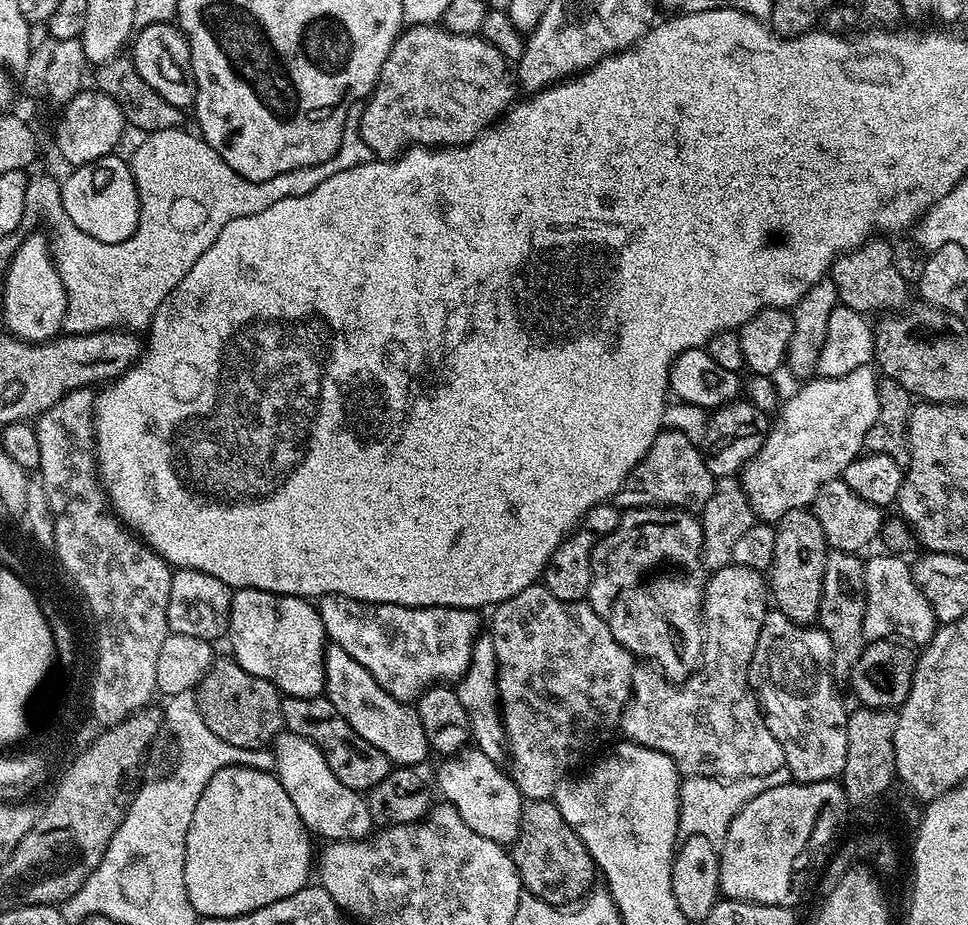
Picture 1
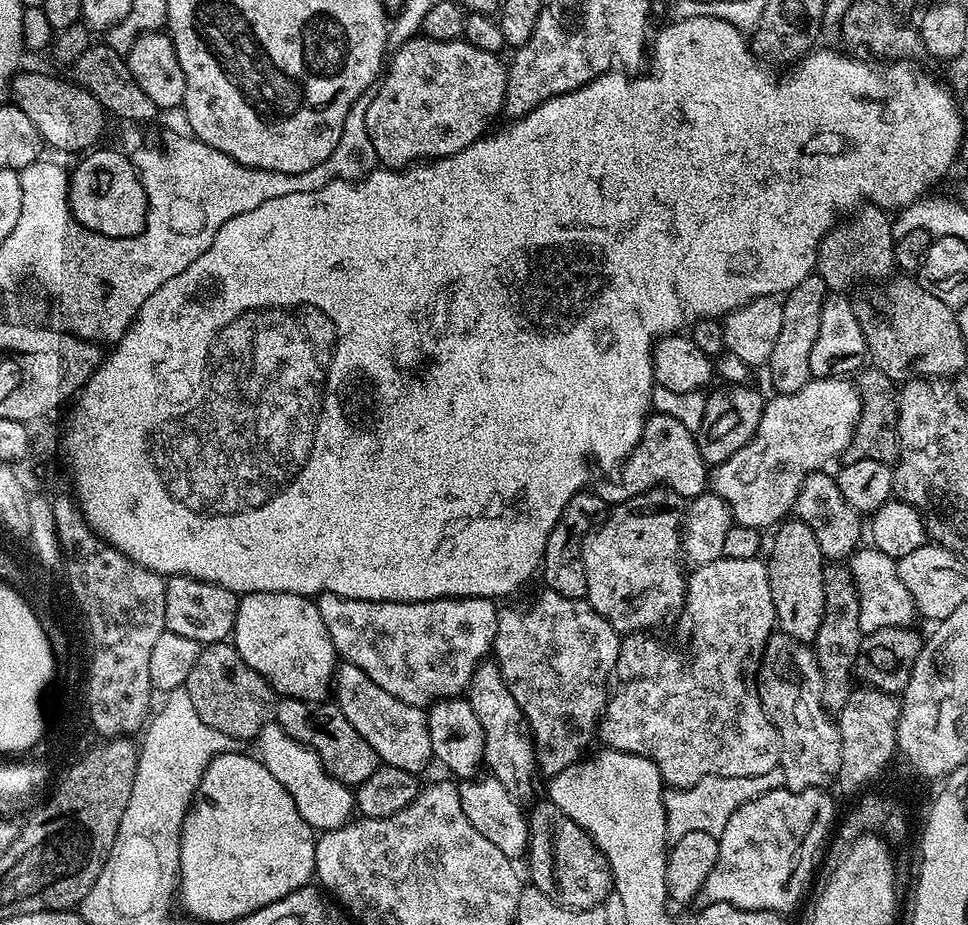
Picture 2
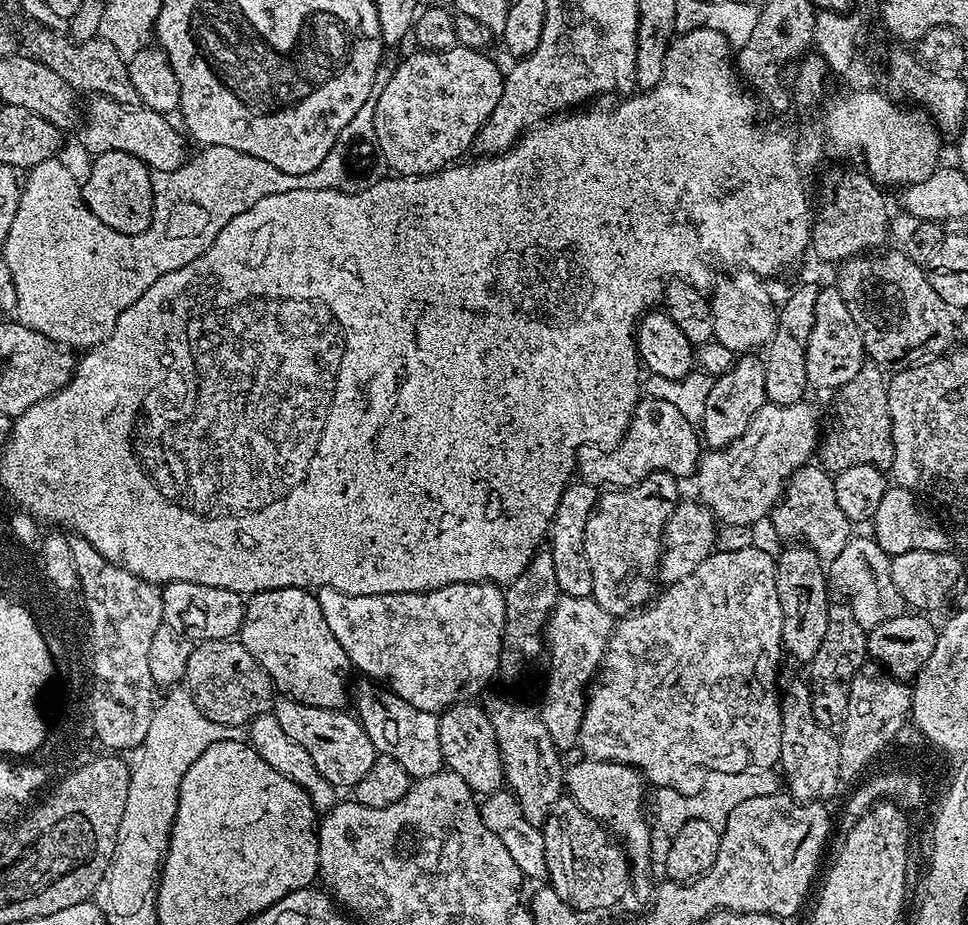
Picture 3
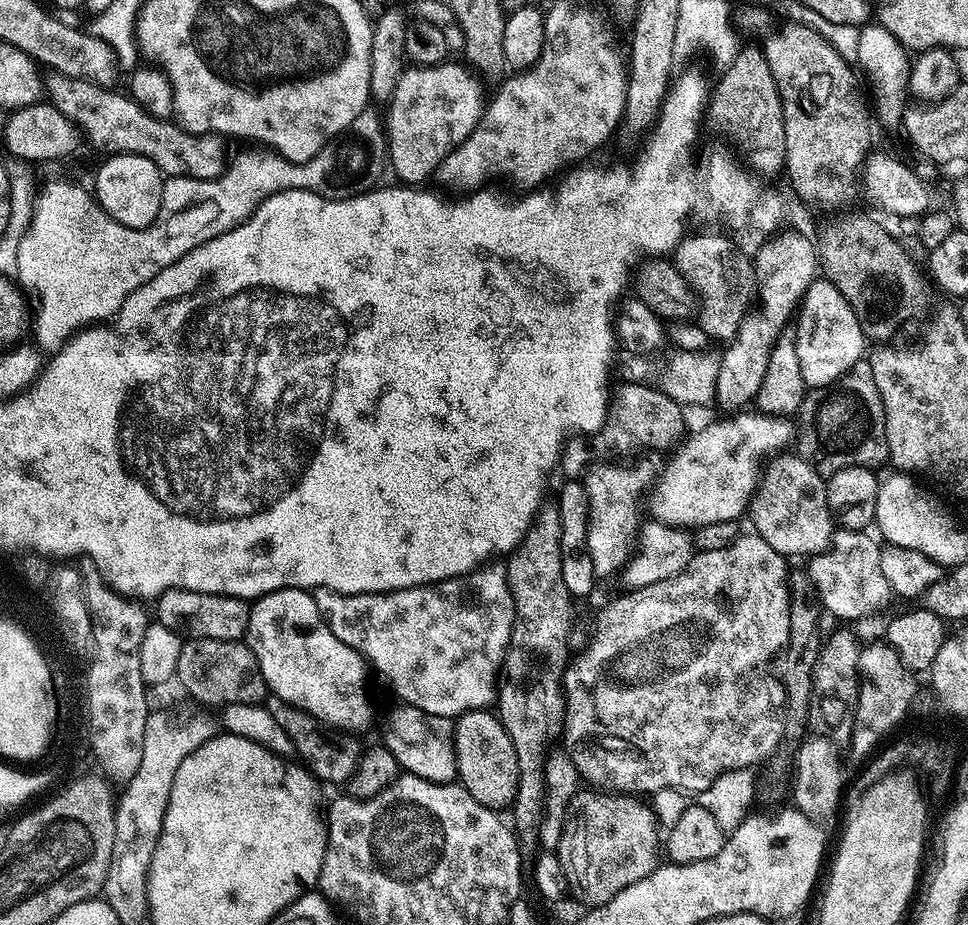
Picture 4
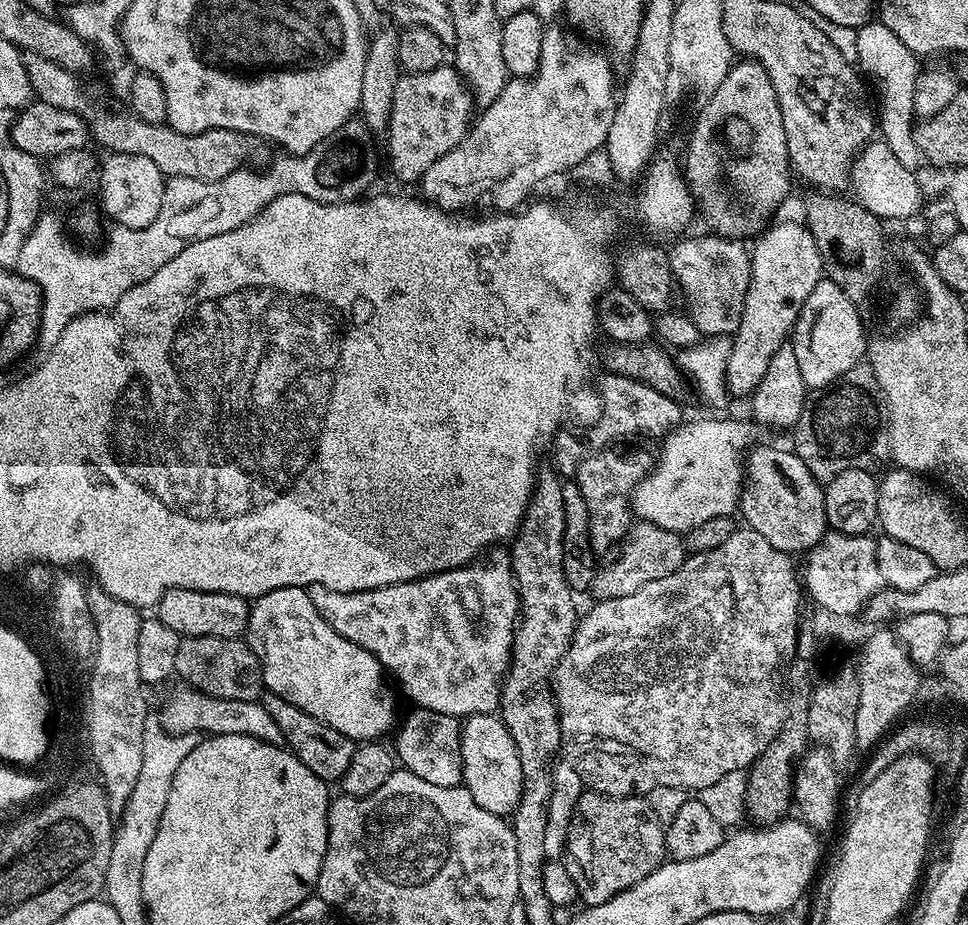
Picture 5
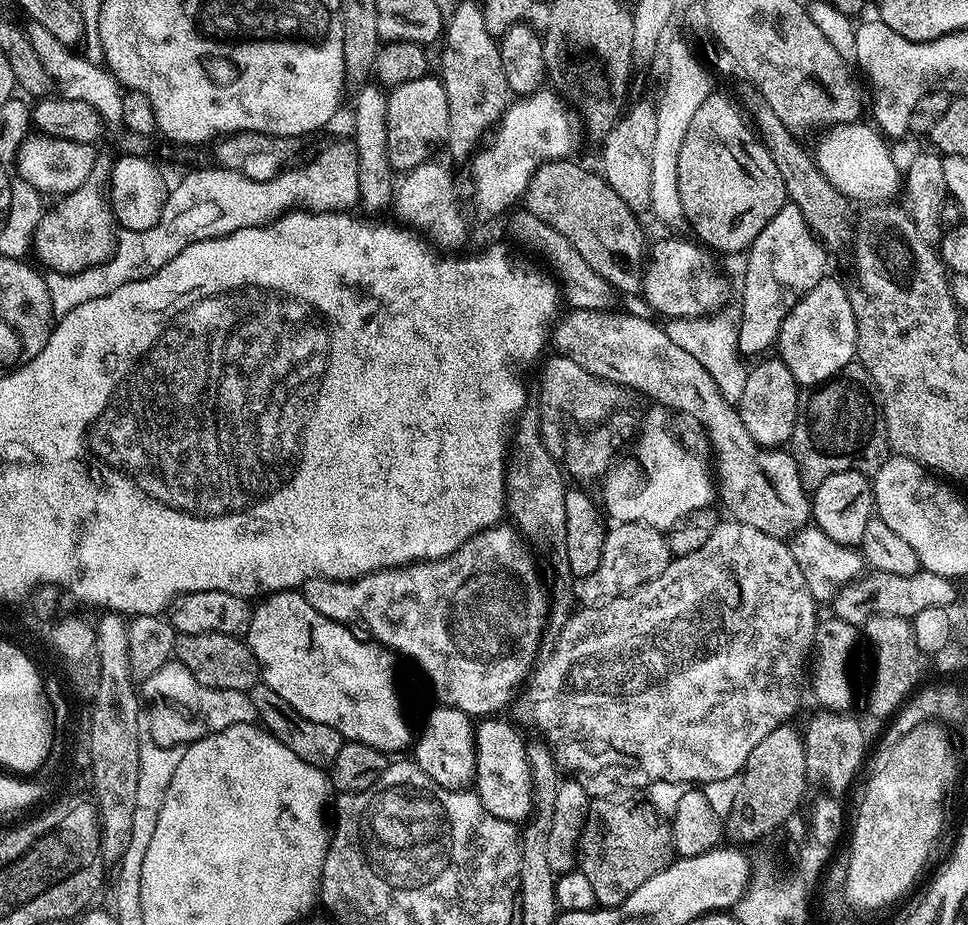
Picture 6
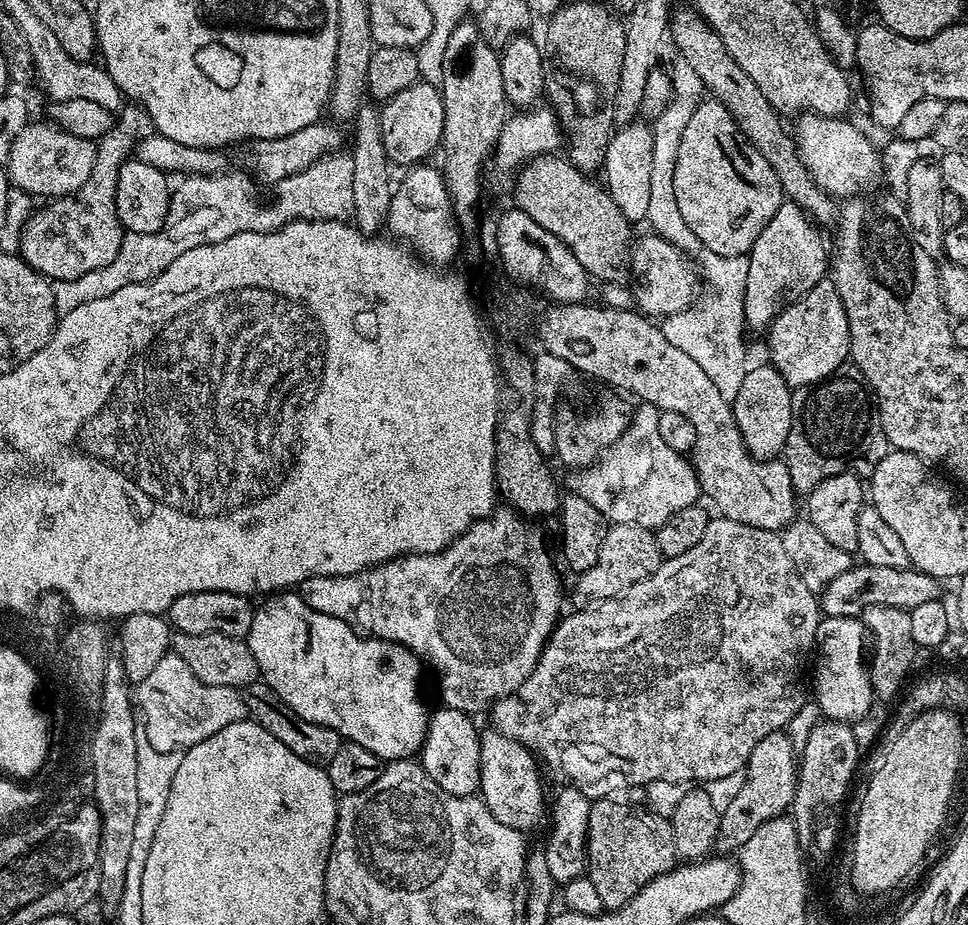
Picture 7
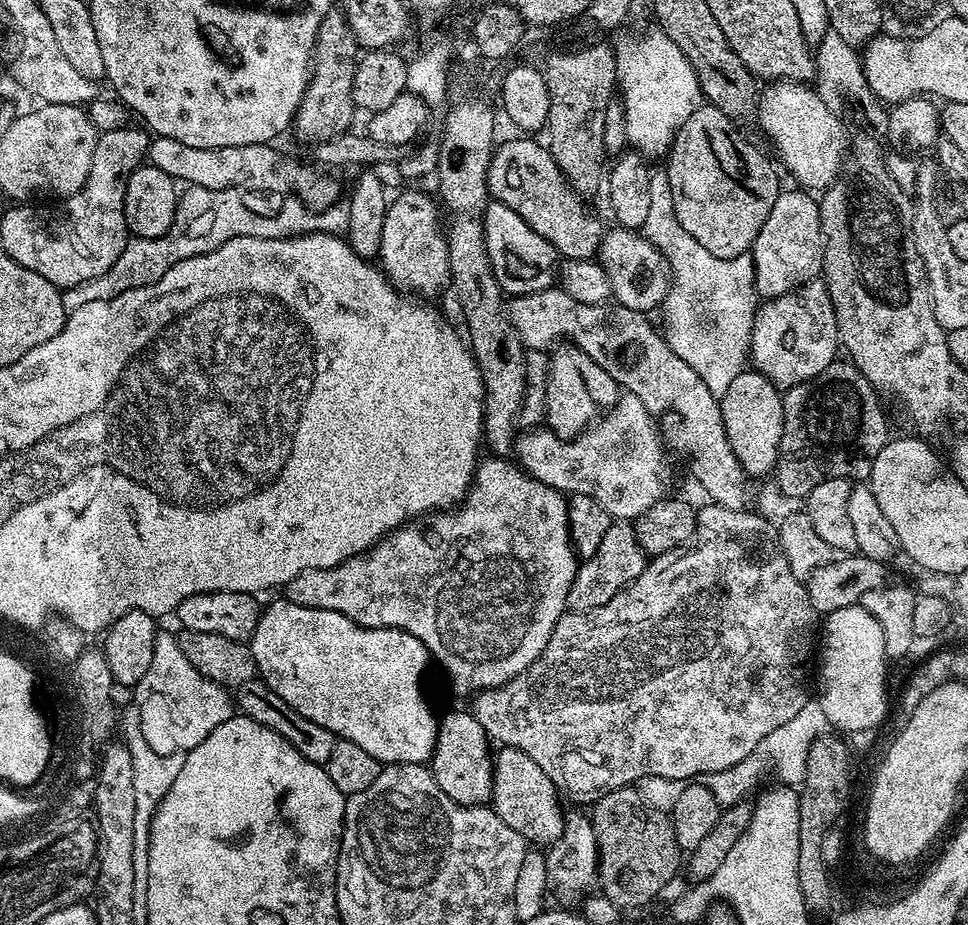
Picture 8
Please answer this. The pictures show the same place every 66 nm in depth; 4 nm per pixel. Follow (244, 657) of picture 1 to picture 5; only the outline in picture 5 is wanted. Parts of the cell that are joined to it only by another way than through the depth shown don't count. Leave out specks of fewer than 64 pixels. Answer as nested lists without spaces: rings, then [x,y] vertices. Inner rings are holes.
[[[279,588],[278,590],[270,590],[266,594],[255,597],[251,601],[248,610],[248,631],[246,633],[246,643],[252,649],[258,659],[260,659],[260,669],[264,675],[265,689],[274,694],[278,694],[282,698],[286,698],[286,702],[290,702],[294,706],[298,706],[298,710],[306,710],[306,714],[310,714],[310,718],[318,718],[318,722],[322,722],[326,726],[330,726],[334,730],[338,730],[338,734],[346,734],[353,742],[376,742],[393,731],[394,725],[397,723],[396,708],[392,705],[392,692],[384,685],[385,669],[380,667],[378,661],[374,658],[374,654],[370,654],[362,646],[358,646],[354,642],[350,642],[346,638],[342,638],[342,634],[338,634],[330,627],[322,618],[322,614],[318,614],[318,610],[314,610],[314,602],[310,602],[307,591],[302,588]]]

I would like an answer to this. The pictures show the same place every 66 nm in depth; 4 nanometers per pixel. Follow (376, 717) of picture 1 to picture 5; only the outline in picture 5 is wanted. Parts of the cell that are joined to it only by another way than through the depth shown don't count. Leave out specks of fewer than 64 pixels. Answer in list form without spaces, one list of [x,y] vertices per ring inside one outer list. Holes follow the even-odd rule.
[[[413,707],[411,711],[412,713],[405,720],[403,717],[399,721],[395,729],[395,759],[407,771],[418,774],[418,778],[422,778],[425,782],[431,782],[434,786],[457,787],[464,779],[464,767],[460,753],[461,721],[450,714],[438,714],[434,710],[425,708]]]

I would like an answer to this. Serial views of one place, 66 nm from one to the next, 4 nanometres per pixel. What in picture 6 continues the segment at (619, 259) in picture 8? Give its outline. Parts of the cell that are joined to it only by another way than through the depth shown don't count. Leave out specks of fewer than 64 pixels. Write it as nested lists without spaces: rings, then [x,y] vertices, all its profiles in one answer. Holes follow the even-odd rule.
[[[695,239],[689,240],[660,240],[656,245],[651,245],[650,259],[646,264],[646,283],[642,289],[642,296],[647,300],[653,313],[664,315],[664,318],[678,320],[695,320],[708,318],[728,300],[728,280],[720,273],[716,265],[717,257],[705,245]]]

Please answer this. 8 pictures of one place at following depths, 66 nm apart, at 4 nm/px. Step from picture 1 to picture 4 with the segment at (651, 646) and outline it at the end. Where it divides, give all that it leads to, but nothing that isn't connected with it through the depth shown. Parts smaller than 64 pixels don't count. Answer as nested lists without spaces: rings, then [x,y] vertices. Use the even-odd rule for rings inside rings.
[[[644,460],[640,472],[623,472],[612,466],[593,467],[583,477],[582,483],[588,495],[588,546],[597,577],[612,576],[621,571],[632,559],[638,548],[642,529],[640,499],[644,491],[657,483],[662,472],[661,461]]]

